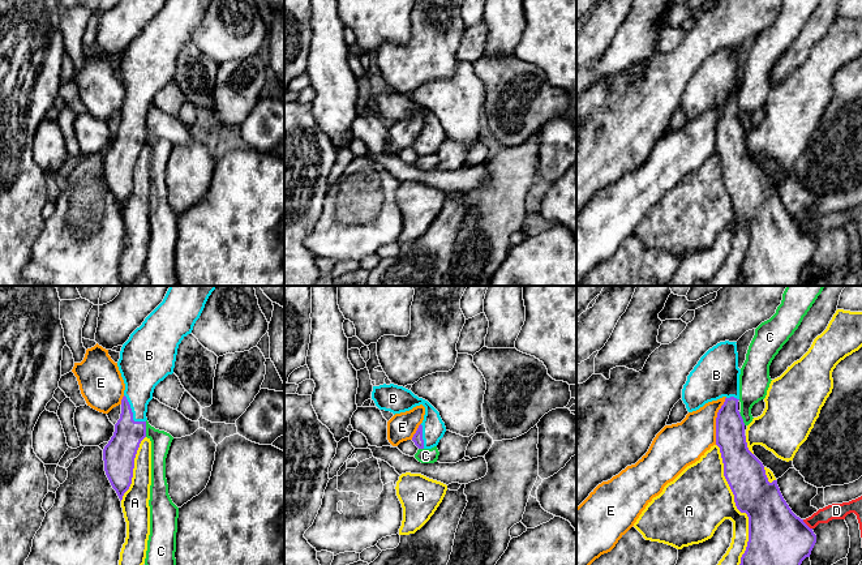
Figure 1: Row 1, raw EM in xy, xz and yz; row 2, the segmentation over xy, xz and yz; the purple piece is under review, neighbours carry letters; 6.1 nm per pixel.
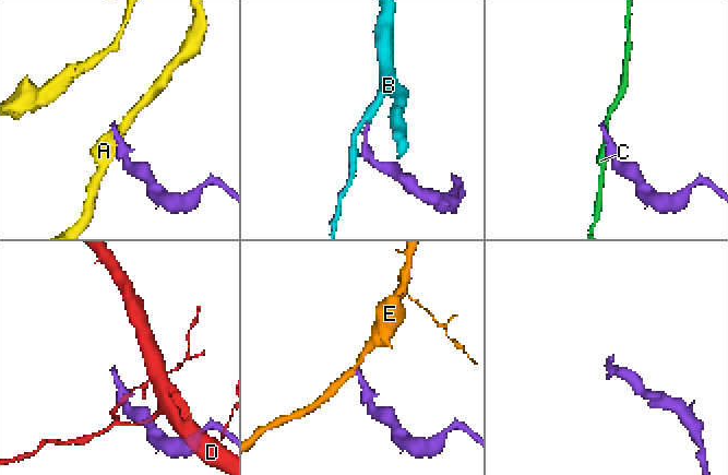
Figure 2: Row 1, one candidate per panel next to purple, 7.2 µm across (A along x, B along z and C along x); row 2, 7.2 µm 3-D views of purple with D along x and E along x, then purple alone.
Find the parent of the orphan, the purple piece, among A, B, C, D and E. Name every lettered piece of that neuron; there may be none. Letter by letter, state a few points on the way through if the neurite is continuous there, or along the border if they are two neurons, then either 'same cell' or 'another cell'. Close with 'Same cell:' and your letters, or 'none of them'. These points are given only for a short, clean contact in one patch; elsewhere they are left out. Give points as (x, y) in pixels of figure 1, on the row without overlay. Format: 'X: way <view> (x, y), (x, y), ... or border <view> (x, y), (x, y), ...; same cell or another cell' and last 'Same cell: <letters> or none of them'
A: another cell
B: way xy (121, 157), (132, 133), (132, 120), (141, 81); same cell
C: border xy (145, 129), (146, 144); another cell
D: another cell
E: border yz (725, 105), (716, 125), (715, 152); another cell
Same cell: B

